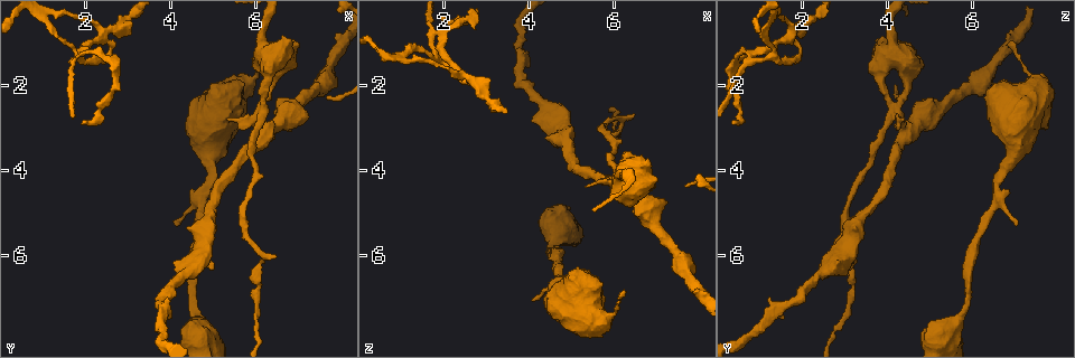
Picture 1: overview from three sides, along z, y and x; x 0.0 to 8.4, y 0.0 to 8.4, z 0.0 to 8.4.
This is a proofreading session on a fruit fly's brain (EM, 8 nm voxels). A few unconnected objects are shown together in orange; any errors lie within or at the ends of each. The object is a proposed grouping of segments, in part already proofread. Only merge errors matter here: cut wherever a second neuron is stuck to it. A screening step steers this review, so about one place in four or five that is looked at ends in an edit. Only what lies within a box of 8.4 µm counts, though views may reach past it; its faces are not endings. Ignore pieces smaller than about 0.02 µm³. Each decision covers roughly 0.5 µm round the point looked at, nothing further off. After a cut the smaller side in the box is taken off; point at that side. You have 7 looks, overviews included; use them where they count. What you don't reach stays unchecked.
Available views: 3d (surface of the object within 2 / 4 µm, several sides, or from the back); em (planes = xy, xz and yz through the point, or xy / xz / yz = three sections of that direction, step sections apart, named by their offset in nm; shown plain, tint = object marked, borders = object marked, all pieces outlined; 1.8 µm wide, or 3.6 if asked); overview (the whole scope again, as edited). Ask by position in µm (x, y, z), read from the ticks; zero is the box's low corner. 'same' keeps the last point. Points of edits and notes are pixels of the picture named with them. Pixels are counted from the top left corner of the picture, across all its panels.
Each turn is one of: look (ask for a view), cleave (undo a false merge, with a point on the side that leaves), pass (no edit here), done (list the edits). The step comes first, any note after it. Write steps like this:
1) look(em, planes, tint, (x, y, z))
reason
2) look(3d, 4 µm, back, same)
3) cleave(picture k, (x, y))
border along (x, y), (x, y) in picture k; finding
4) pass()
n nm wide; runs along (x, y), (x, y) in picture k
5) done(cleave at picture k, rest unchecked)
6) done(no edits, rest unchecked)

look(em, planes, tint, (2.50, 0.75, 1.80))
touches itself

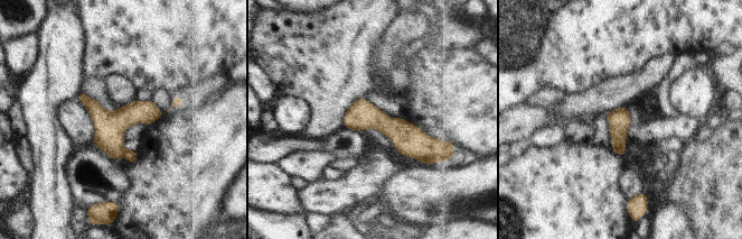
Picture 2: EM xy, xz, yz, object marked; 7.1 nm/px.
cleave(picture 2, (130, 155))
border along (124, 150), (122, 154) in picture 2; two neurons meet here

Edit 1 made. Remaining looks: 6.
look(em, 3.6 µm, planes, tint, (4.65, 7.60, 5.60))
thick turns thin

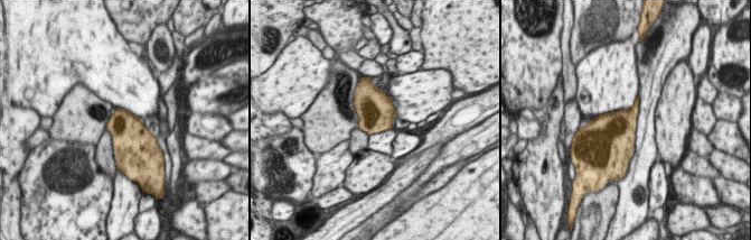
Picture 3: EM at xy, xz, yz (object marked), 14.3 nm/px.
pass()
all the same neuron

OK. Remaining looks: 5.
done(cleave at picture 2, rest unchecked)

